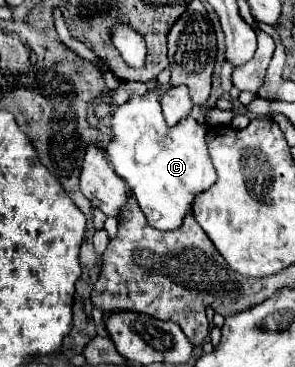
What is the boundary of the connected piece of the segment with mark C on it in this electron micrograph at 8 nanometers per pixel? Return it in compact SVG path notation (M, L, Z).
M152 87L144 95L130 95L128 101L122 103L112 113L110 129L112 129L112 139L106 145L108 159L114 165L114 171L132 189L148 223L160 231L178 229L178 225L182 225L182 217L190 211L192 197L200 191L206 191L216 181L216 173L214 173L212 161L206 151L206 143L204 143L206 127L198 123L194 117L184 117L174 127L166 125L162 109L160 109L160 87Z

